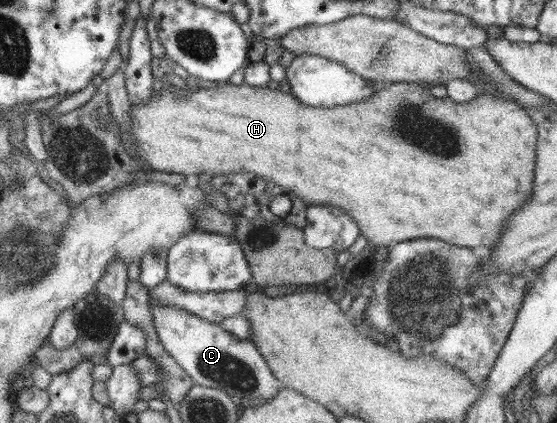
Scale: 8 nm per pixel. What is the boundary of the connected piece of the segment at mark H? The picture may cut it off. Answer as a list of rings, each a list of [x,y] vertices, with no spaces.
[[[173,78],[172,85],[164,83],[163,89],[164,91],[160,95],[152,95],[145,104],[134,104],[131,108],[132,134],[134,136],[121,128],[118,130],[119,124],[115,122],[111,112],[109,112],[109,118],[99,118],[99,123],[103,127],[115,130],[126,150],[132,150],[130,144],[126,148],[126,140],[130,142],[136,138],[134,146],[140,152],[140,156],[150,164],[152,170],[178,174],[198,174],[198,172],[204,171],[210,175],[247,170],[264,180],[288,189],[308,205],[340,207],[352,217],[352,220],[359,226],[361,234],[371,244],[391,246],[391,243],[395,244],[414,238],[438,238],[438,240],[452,242],[456,246],[466,246],[466,248],[474,248],[474,246],[494,248],[499,241],[500,234],[506,228],[510,214],[514,210],[518,210],[522,204],[526,204],[528,198],[532,196],[534,164],[536,164],[537,157],[537,126],[530,118],[526,108],[514,100],[496,95],[496,93],[480,92],[478,96],[474,97],[474,100],[460,103],[450,97],[444,99],[434,97],[425,85],[419,83],[394,82],[377,87],[373,95],[362,102],[328,108],[319,106],[317,109],[315,106],[302,104],[293,94],[282,93],[278,89],[270,89],[267,86],[252,86],[246,83],[236,86],[227,81],[218,87],[202,88],[192,92],[190,87],[188,89],[186,86],[182,87],[182,83]]]

